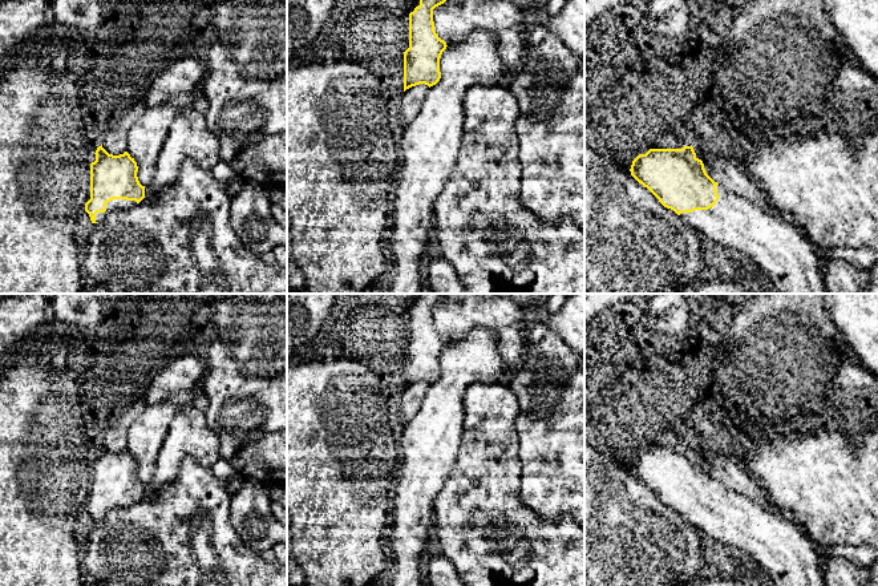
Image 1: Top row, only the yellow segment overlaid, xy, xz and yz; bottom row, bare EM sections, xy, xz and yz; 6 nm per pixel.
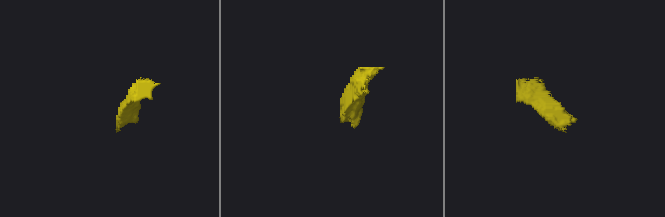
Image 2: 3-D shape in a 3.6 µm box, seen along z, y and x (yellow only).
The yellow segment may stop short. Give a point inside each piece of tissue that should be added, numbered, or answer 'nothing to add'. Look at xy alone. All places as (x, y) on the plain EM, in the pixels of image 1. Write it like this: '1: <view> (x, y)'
1: xy (114, 502)

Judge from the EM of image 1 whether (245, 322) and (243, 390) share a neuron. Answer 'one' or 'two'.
one

